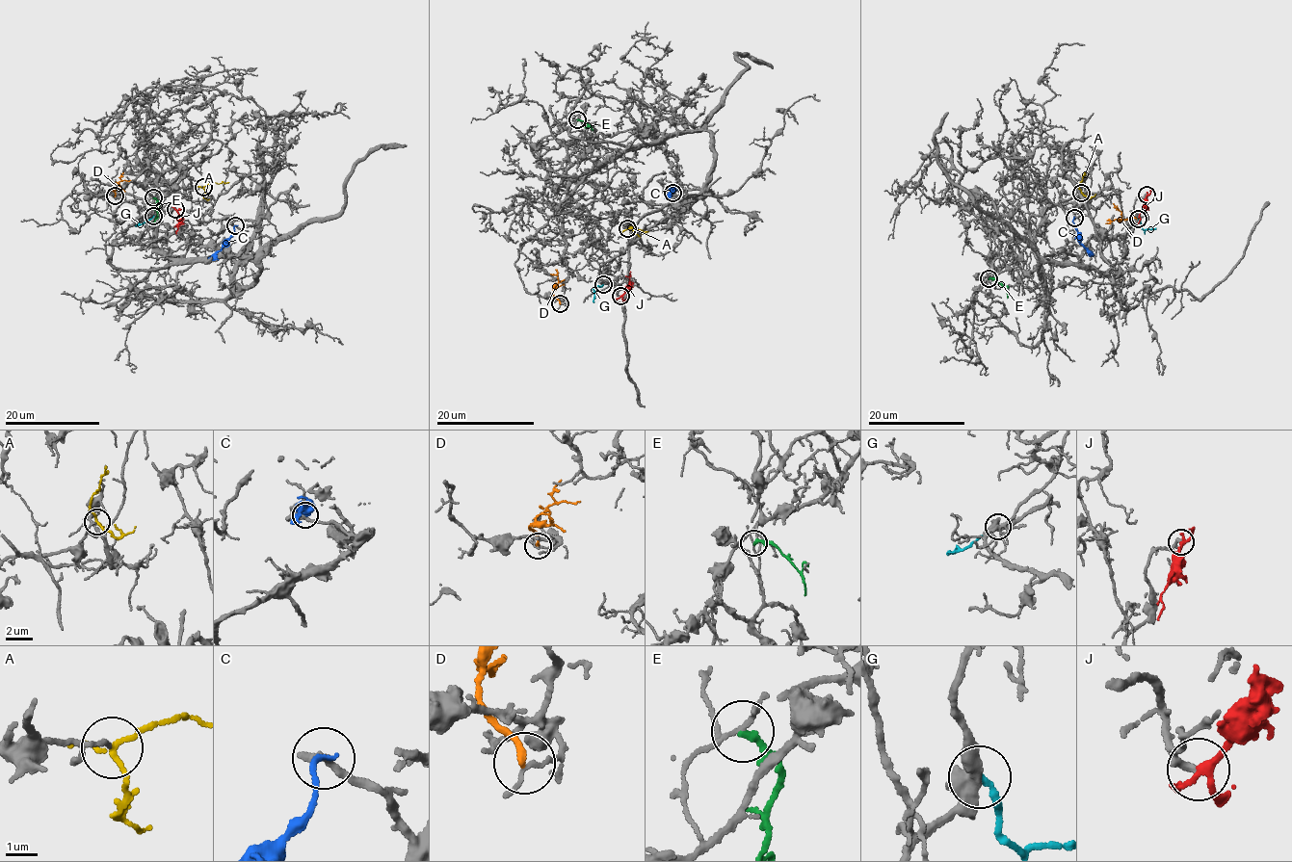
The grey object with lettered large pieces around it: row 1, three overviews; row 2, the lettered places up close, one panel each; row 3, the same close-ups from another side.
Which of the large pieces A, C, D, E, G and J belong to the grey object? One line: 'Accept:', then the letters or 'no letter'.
Accept: A

